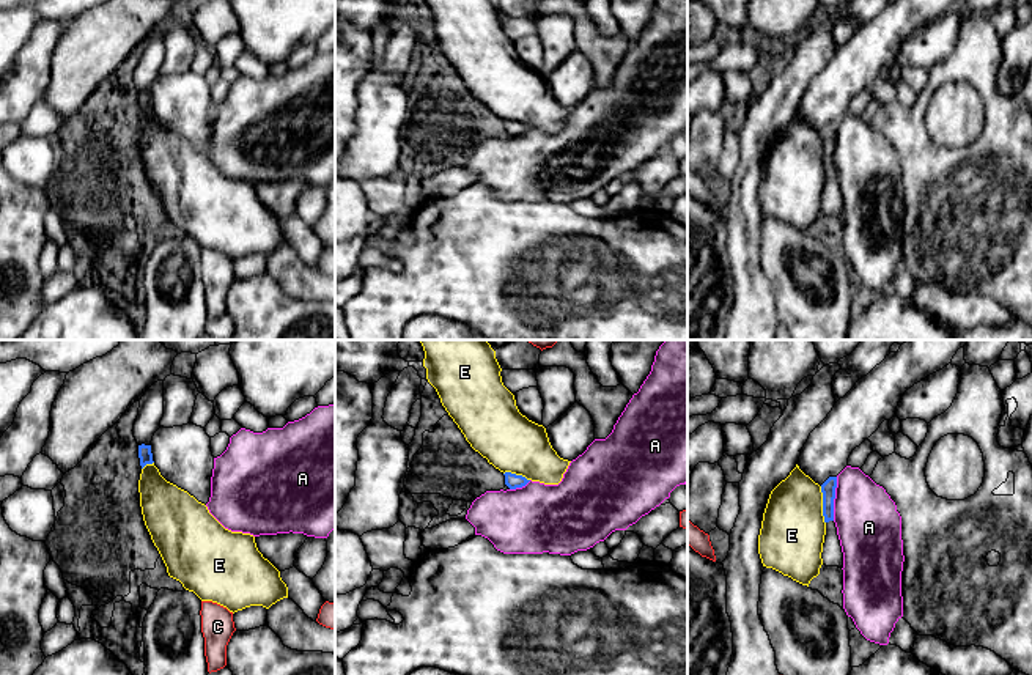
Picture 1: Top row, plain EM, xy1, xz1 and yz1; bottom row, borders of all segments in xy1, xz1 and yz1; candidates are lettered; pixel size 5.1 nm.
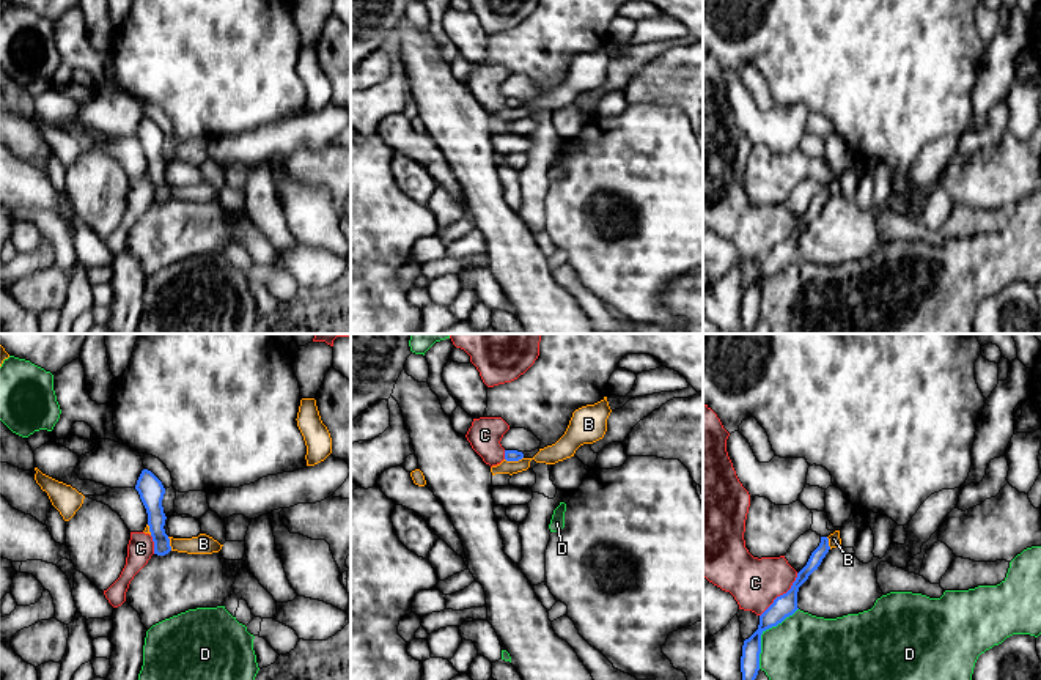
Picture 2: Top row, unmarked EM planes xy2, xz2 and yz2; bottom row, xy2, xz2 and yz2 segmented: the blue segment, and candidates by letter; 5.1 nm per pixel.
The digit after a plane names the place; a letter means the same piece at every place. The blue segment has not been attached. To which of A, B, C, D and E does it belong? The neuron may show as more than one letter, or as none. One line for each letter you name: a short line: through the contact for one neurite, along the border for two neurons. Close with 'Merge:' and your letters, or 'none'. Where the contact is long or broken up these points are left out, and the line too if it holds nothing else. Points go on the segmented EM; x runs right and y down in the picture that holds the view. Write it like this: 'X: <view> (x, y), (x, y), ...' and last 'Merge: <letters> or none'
Merge: none

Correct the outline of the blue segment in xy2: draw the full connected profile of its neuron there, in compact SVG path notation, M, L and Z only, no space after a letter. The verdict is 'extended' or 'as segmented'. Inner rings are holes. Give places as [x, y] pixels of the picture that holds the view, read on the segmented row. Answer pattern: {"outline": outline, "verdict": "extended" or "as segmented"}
{"outline": "M143 469L137 480L135 490L138 491L148 513L148 526L154 541L154 554L165 556L171 551L170 538L164 529L167 519L162 507L165 488L151 471Z", "verdict": "as segmented"}

